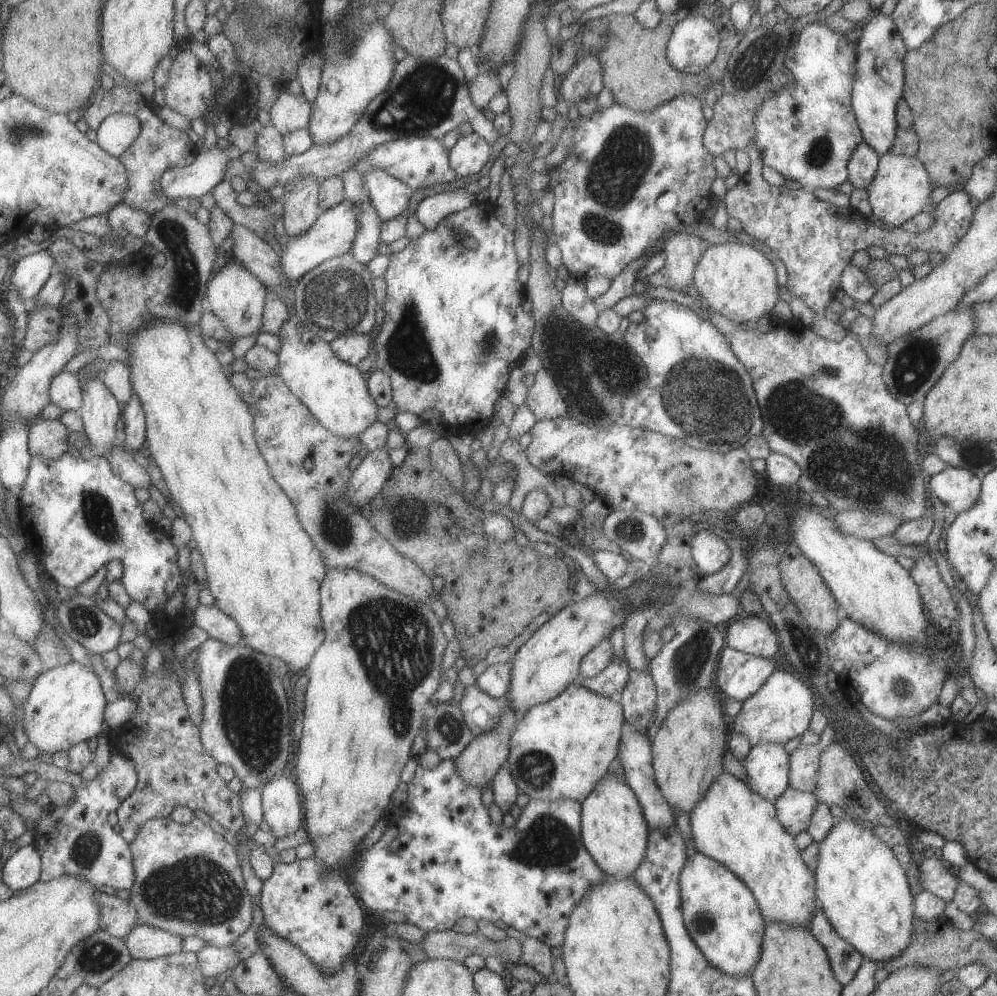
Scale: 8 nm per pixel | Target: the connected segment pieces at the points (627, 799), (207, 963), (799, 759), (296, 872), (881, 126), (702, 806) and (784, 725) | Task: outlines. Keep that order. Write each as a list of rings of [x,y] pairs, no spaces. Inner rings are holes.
[[[608,773],[581,805],[582,840],[594,862],[608,876],[620,874],[632,878],[646,856],[650,832],[640,801],[630,785]]]
[[[234,943],[230,946],[217,947],[206,945],[196,952],[200,970],[205,978],[208,976],[218,977],[222,972],[228,972],[241,961],[240,954],[236,952]]]
[[[799,745],[790,754],[789,786],[799,791],[816,788],[821,748],[818,745]]]
[[[316,858],[296,859],[292,863],[276,862],[273,866],[272,876],[263,882],[260,894],[260,906],[263,911],[266,926],[282,940],[298,946],[302,952],[324,972],[336,974],[346,958],[356,948],[362,928],[364,928],[364,912],[358,902],[357,895],[350,885],[344,880],[344,874],[336,870],[326,870],[322,862]]]
[[[879,13],[866,22],[862,36],[856,41],[856,72],[852,89],[852,106],[864,142],[882,156],[894,146],[898,121],[898,100],[903,97],[905,85],[905,56],[907,48],[891,16]]]
[[[722,772],[708,788],[706,796],[690,812],[689,817],[696,850],[726,866],[750,888],[766,922],[782,922],[794,928],[810,928],[808,924],[814,918],[814,912],[819,909],[815,894],[815,873],[802,860],[802,850],[796,846],[794,836],[778,820],[774,803],[750,790],[750,786],[736,776]]]
[[[777,670],[766,679],[756,694],[743,702],[740,712],[729,720],[730,731],[744,734],[752,748],[762,742],[785,744],[808,732],[817,703],[816,694],[801,678],[796,678],[788,670]]]

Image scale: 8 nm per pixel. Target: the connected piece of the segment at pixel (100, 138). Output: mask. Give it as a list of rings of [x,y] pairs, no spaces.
[[[112,113],[97,130],[97,143],[111,155],[119,157],[141,131],[138,118],[130,114]]]

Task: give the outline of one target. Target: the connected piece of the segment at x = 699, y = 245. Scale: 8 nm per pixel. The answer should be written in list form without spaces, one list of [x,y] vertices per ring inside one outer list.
[[[679,232],[665,240],[662,250],[666,254],[664,266],[646,277],[644,283],[651,288],[664,286],[679,292],[694,286],[694,270],[708,250],[706,242],[690,233]]]

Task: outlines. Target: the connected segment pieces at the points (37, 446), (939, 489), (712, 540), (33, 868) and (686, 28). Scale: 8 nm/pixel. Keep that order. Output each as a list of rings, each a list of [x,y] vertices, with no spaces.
[[[36,417],[29,425],[29,451],[31,456],[44,460],[58,460],[68,452],[70,430],[60,421]]]
[[[947,467],[932,475],[929,484],[929,492],[956,514],[970,510],[980,498],[981,478],[966,469]]]
[[[702,524],[692,539],[692,556],[702,576],[720,572],[730,562],[731,550],[719,533]]]
[[[32,844],[17,850],[2,868],[2,883],[13,892],[26,890],[40,881],[41,856]]]
[[[702,15],[690,16],[673,26],[667,42],[668,62],[687,75],[703,73],[720,48],[719,30]]]

